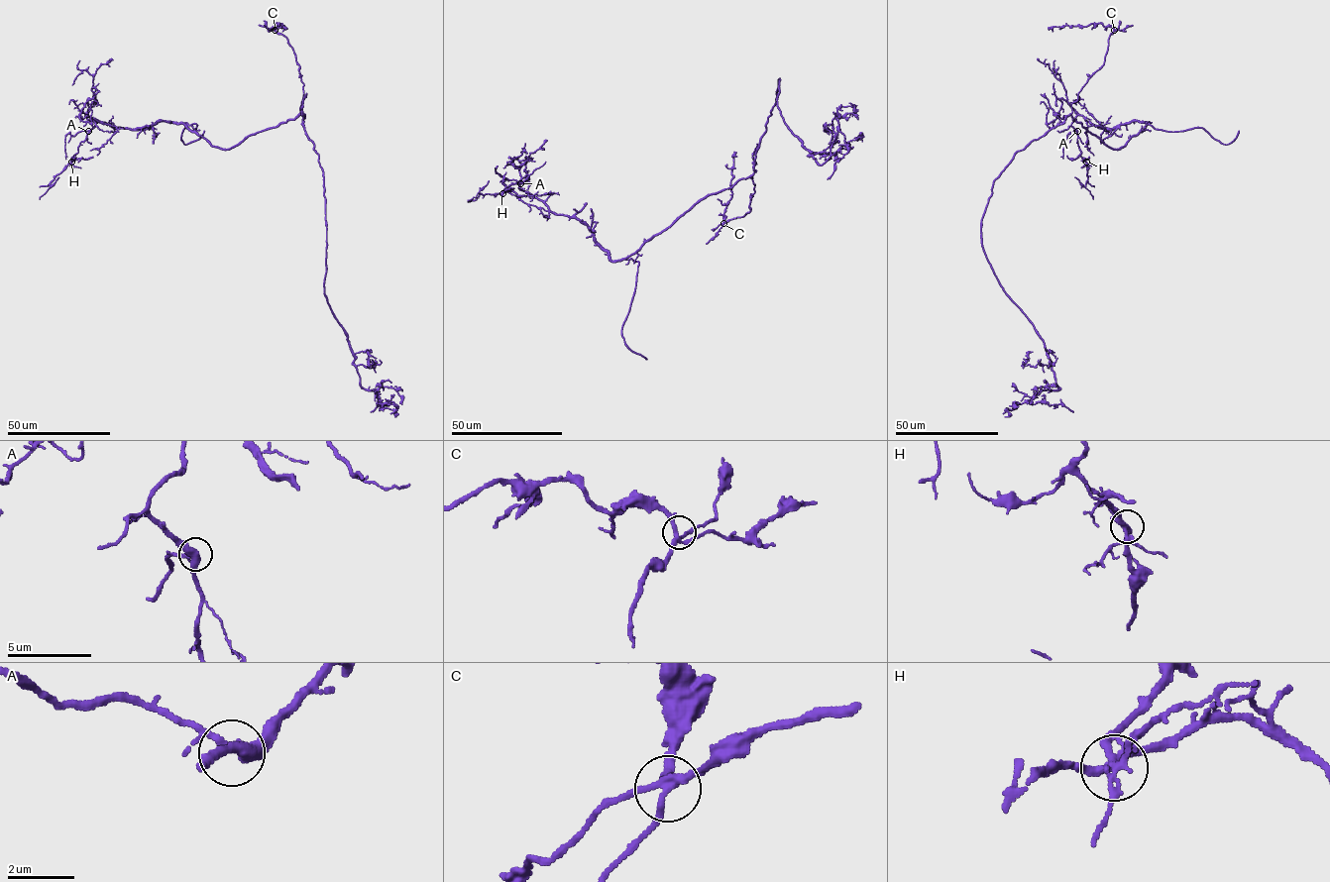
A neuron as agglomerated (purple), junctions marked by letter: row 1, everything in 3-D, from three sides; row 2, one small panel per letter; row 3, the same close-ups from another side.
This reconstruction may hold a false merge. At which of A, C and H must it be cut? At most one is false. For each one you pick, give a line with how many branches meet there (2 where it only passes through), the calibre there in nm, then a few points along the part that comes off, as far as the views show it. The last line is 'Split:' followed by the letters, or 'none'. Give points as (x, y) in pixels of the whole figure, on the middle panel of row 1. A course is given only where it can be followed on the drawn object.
H: branches 5; calibre 280 nm; course (502, 193), (478, 192), (468, 200)
Split: H

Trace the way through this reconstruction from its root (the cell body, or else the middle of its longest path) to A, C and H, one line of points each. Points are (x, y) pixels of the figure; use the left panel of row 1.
A: (304, 127), (297, 115), (227, 149), (164, 121), (113, 128), (87, 115), (95, 123), (88, 131)
C: (304, 127), (300, 113), (303, 83), (299, 65), (287, 39), (275, 30)
H: (304, 127), (297, 115), (223, 149), (182, 123), (113, 128), (87, 115), (95, 126), (71, 162)

